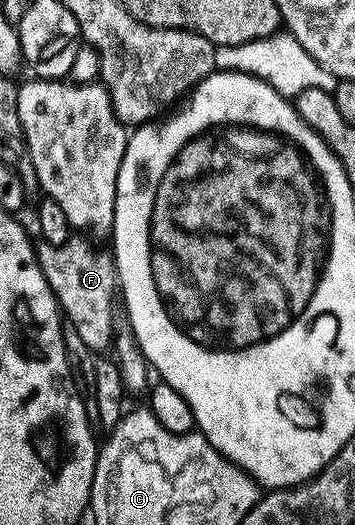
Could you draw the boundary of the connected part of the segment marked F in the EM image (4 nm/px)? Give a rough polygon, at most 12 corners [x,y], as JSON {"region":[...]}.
{"region":[[76,234],[35,245],[61,313],[89,350],[116,339],[111,251]]}

